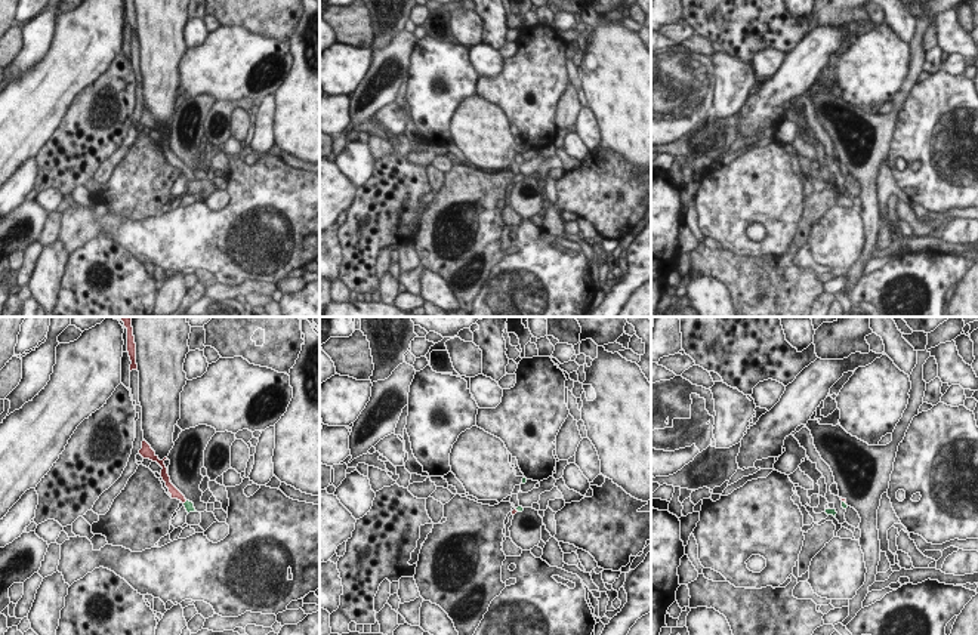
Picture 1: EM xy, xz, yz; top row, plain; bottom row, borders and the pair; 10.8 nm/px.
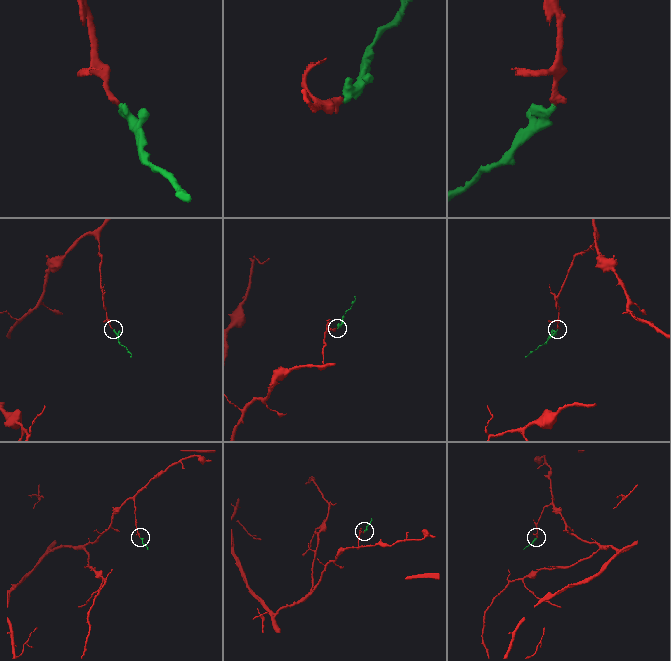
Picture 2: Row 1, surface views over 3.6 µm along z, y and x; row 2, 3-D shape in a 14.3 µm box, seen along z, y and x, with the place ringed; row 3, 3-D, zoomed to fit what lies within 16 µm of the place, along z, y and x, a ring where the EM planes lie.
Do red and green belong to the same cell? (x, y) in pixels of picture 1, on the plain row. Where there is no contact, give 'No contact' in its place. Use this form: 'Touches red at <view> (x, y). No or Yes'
Touches red at yz (844, 169). Yes.

